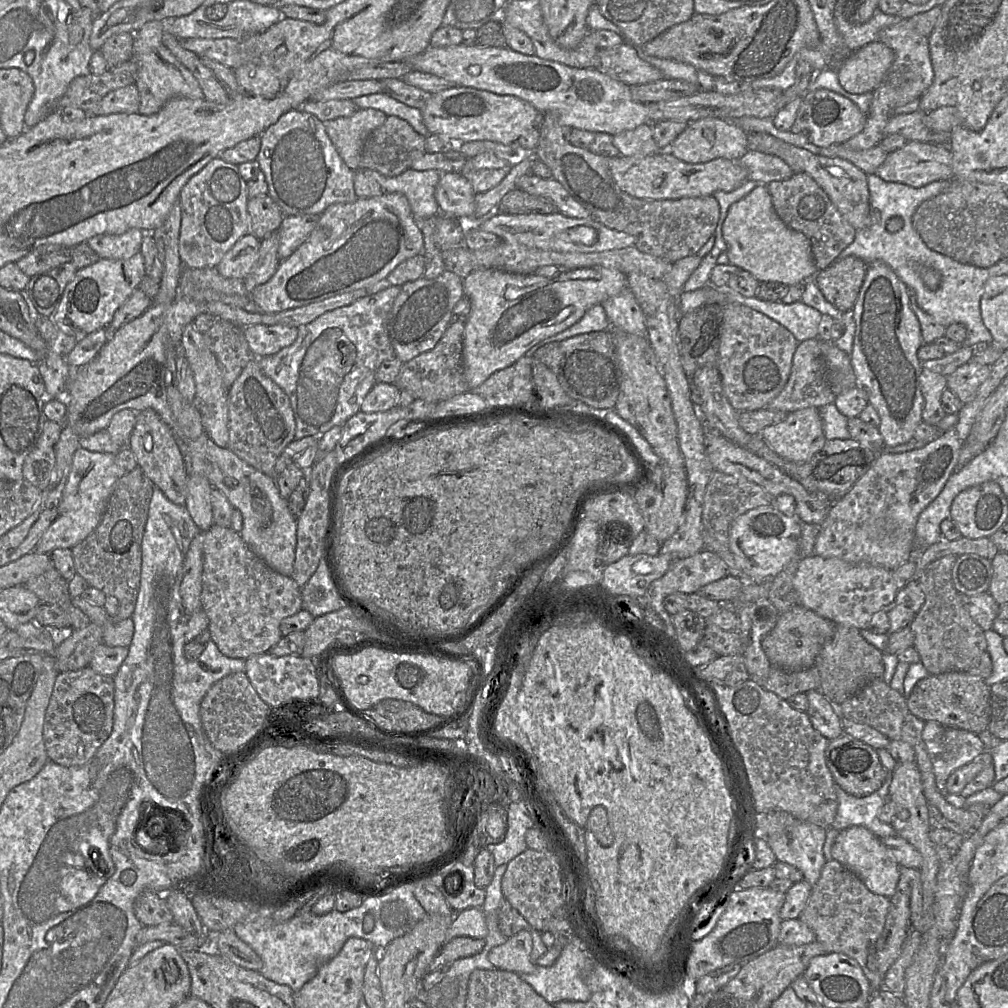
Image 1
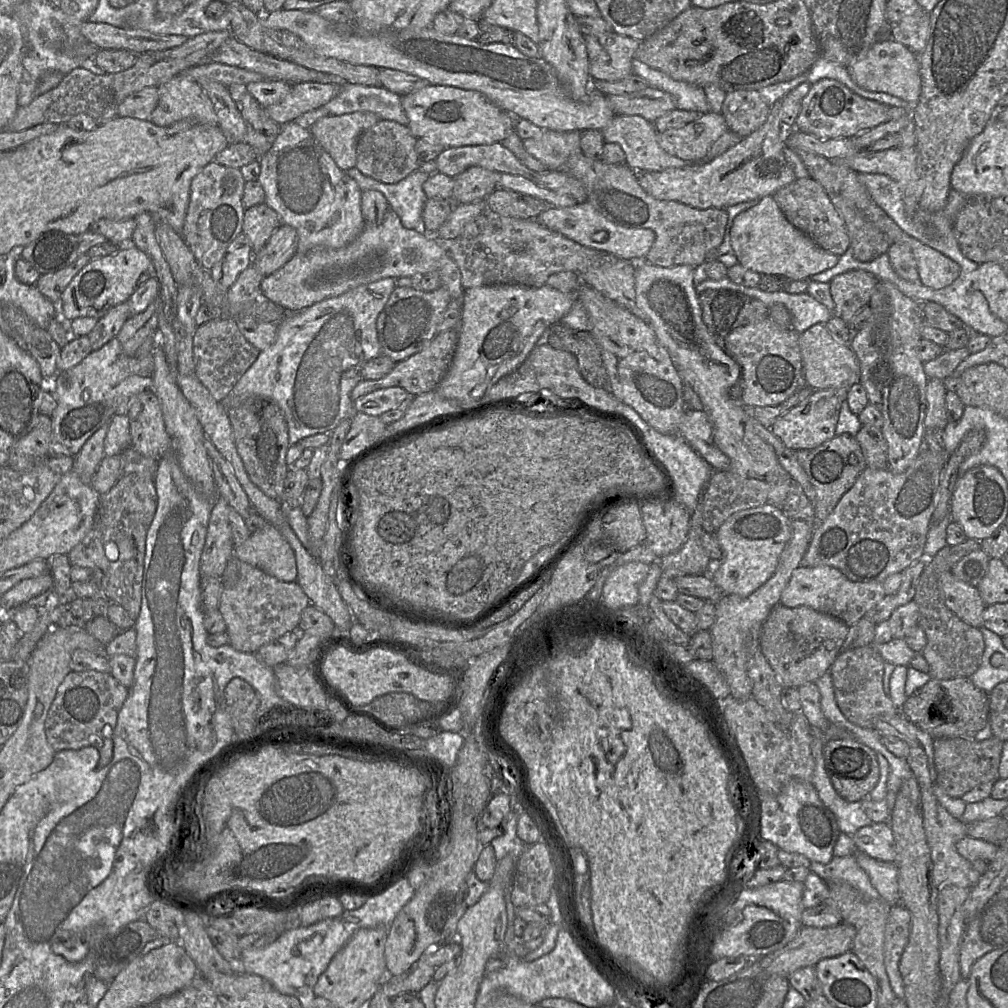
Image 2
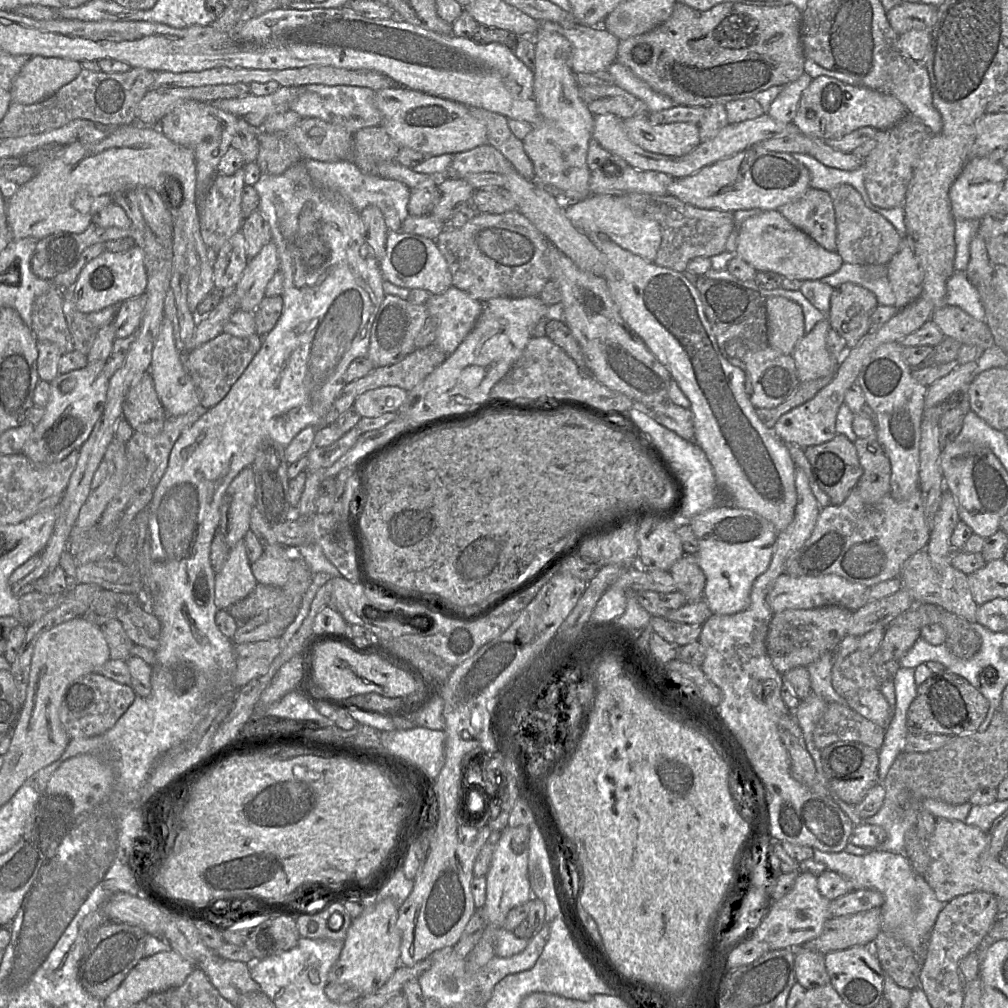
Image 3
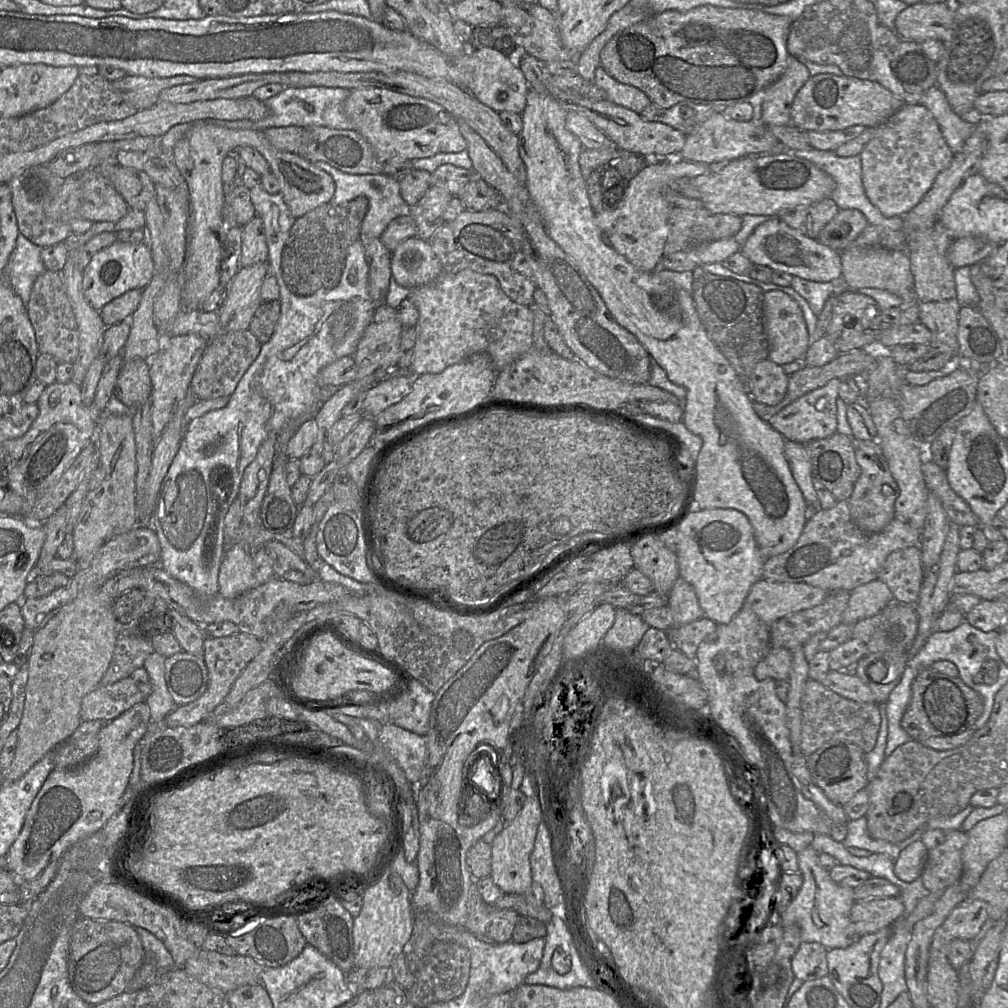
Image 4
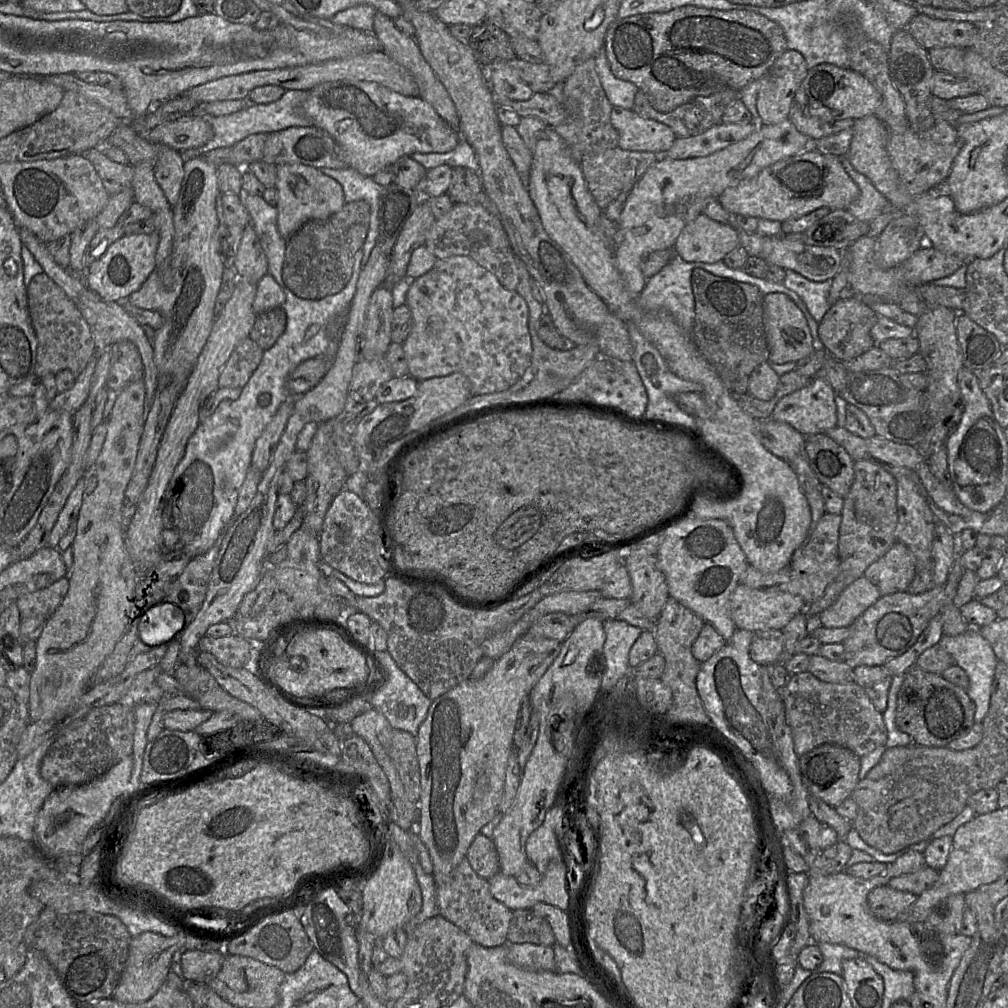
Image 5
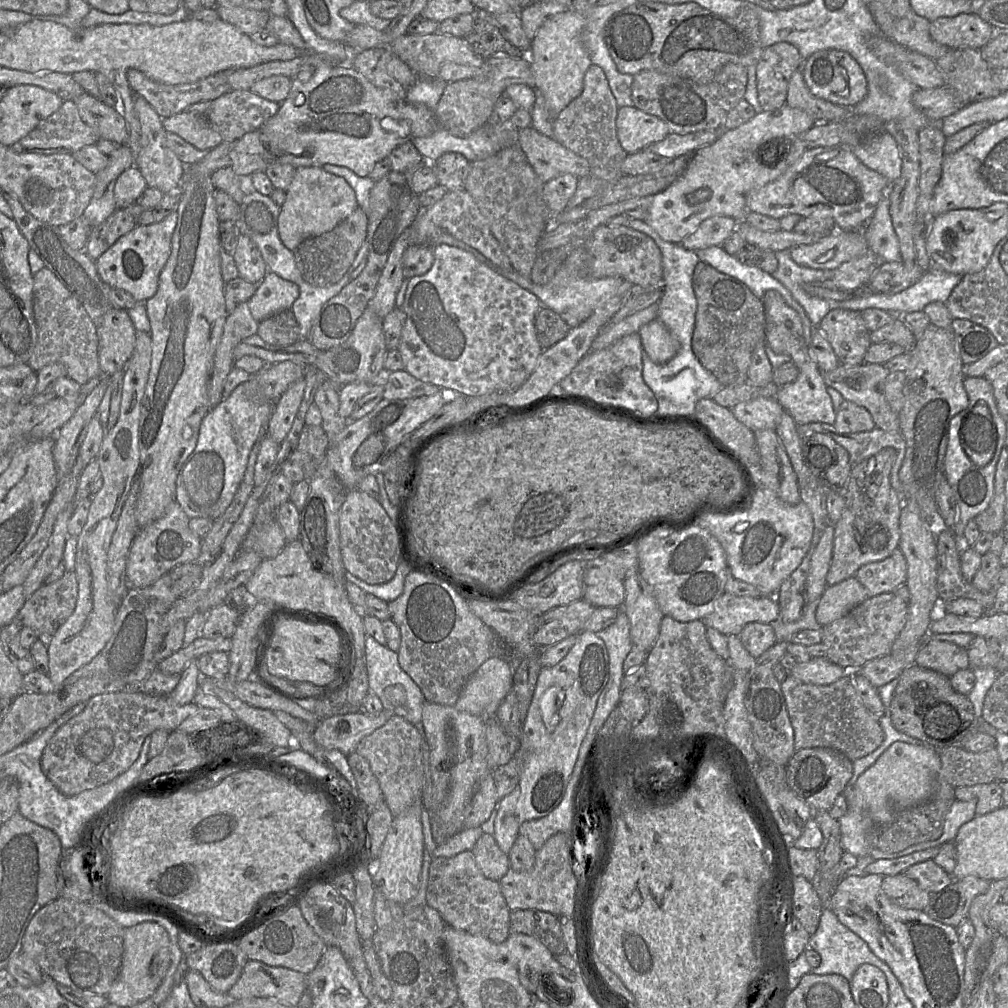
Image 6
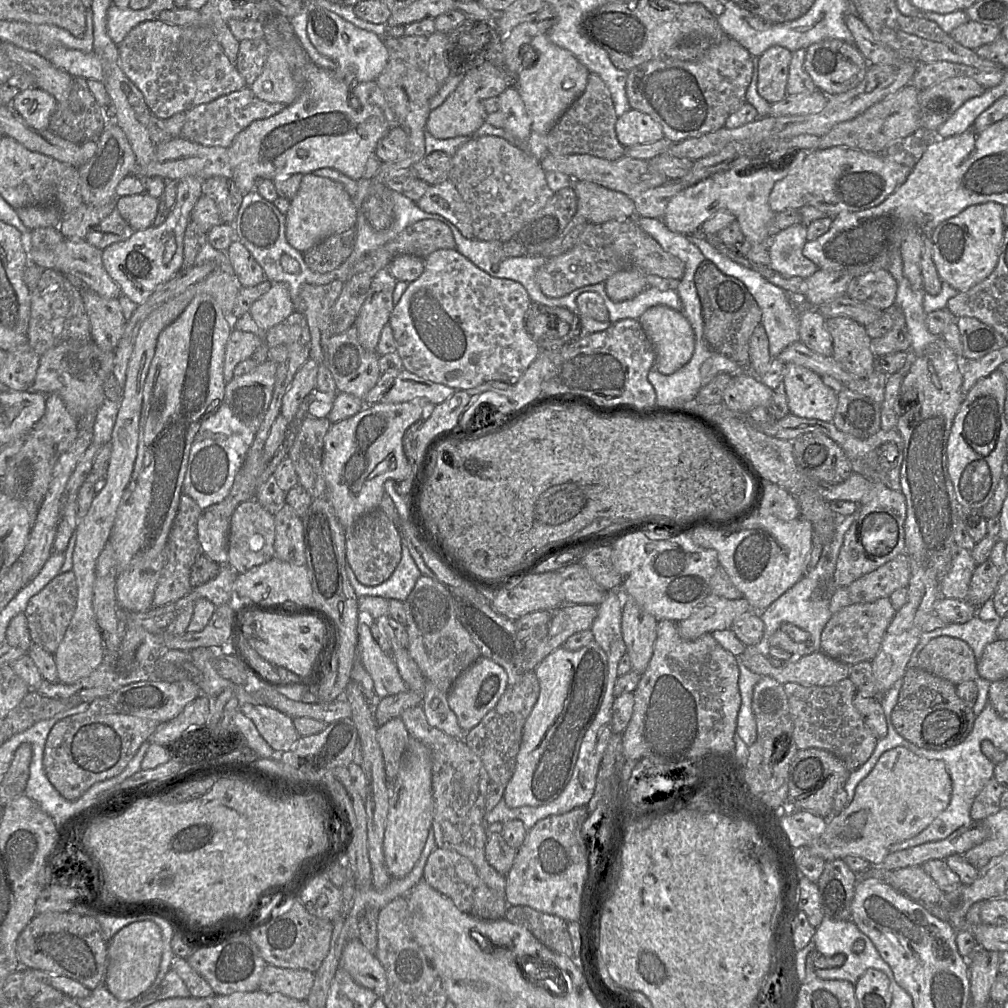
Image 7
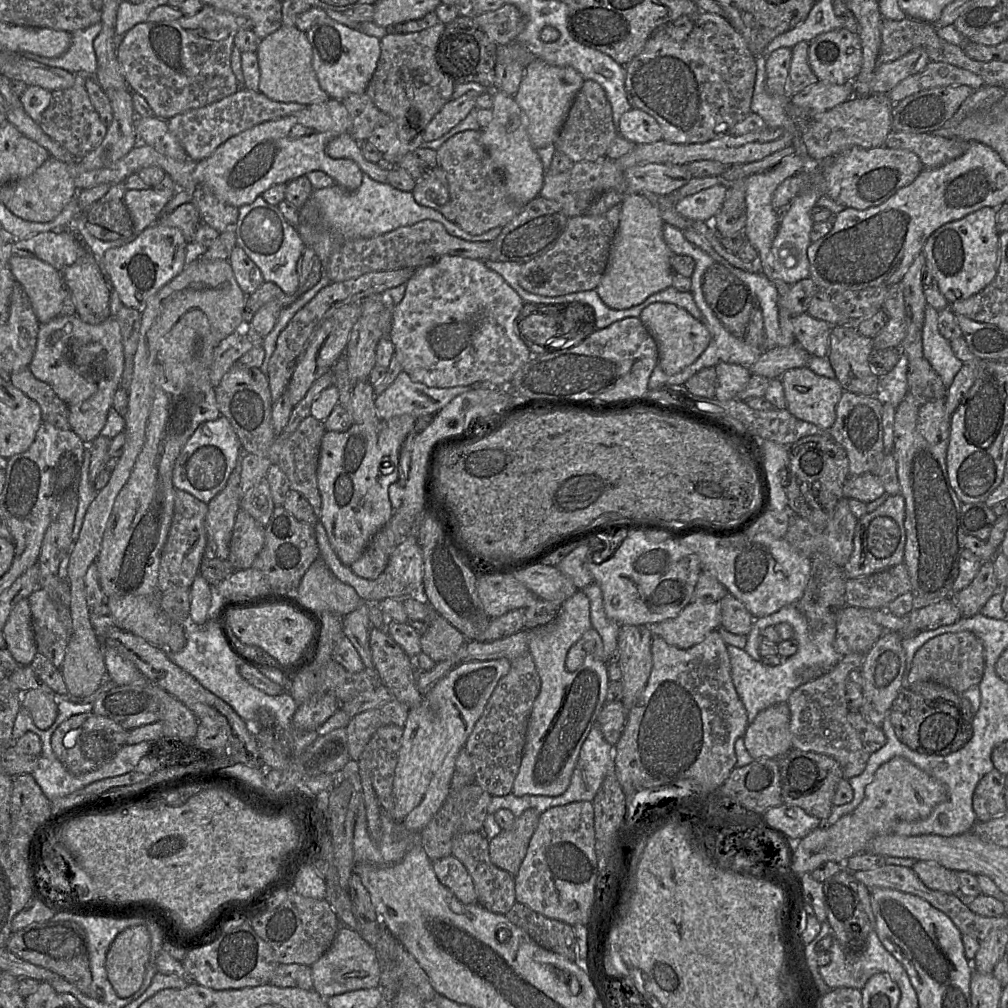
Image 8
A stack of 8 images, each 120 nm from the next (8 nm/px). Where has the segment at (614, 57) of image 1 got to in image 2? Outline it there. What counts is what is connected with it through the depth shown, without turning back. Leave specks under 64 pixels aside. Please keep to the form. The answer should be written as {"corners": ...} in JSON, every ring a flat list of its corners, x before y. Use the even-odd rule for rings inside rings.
{"corners":[[614,32,586,35,584,40,593,80,616,82,635,75,632,60,640,43,638,40]]}

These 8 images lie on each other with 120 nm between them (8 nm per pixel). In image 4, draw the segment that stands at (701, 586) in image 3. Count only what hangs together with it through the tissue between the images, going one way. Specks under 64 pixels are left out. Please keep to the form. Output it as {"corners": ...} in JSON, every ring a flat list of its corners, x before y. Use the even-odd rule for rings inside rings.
{"corners":[[680,577,667,595,667,607,672,614,672,627,682,626,704,617,694,588]]}

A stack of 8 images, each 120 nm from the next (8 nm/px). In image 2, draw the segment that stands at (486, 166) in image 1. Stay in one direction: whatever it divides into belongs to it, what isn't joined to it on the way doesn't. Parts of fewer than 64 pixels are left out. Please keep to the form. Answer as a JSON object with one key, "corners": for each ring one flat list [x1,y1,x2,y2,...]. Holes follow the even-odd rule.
{"corners":[[472,166,455,176,452,202,472,203,485,198,498,187,501,173]]}

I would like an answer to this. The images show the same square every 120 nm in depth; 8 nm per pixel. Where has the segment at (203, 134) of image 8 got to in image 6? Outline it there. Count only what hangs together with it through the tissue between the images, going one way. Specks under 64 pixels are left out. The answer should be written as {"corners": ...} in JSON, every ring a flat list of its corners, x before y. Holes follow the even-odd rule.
{"corners":[[230,90,211,101,206,118,220,133,223,142,233,142,245,134,258,131,263,124,280,109,280,104,266,100,250,90]]}

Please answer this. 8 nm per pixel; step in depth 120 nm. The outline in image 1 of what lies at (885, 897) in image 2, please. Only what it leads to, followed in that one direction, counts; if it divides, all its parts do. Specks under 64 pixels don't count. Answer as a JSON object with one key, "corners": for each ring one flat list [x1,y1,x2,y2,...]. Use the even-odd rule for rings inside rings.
{"corners":[[850,826,839,832,831,848,833,860,853,872,873,893,887,898,893,896,898,880,899,865,887,852,880,839,863,826]]}

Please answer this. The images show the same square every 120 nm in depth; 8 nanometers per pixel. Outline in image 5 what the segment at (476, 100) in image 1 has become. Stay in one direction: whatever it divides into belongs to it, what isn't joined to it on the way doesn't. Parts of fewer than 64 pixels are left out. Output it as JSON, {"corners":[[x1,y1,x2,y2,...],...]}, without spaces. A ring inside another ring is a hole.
{"corners":[[338,80,321,83,311,90,302,105,302,112,313,125,328,132,340,147,340,157,348,168,364,176,373,176,385,166,413,153,446,153,460,141,460,134,446,123,422,97,405,96,375,82]]}

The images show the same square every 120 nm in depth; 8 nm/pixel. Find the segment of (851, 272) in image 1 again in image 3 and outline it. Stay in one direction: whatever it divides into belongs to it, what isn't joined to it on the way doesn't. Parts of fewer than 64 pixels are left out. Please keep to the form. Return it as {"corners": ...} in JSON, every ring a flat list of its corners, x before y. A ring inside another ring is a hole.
{"corners":[[846,282,834,288,827,319,830,328,845,340,848,350,873,330,871,316,878,305,877,297,858,284]]}

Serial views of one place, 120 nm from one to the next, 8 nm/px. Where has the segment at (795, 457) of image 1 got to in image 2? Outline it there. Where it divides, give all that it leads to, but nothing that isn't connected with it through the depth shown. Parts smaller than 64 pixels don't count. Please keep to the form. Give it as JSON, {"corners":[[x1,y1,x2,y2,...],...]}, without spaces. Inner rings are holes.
{"corners":[[847,388,814,390,806,400,792,408,772,424,770,427,772,433,787,448,793,451,813,449,831,440,836,436,835,428,839,418,840,408,847,398,848,390]]}

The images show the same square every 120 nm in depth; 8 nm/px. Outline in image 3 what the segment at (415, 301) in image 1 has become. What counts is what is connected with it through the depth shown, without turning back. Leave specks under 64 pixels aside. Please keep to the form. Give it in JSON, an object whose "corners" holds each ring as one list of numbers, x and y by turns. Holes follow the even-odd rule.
{"corners":[[385,295,375,316,367,355,375,368,400,362,415,348,415,338,429,317,425,304,413,304,396,295]]}

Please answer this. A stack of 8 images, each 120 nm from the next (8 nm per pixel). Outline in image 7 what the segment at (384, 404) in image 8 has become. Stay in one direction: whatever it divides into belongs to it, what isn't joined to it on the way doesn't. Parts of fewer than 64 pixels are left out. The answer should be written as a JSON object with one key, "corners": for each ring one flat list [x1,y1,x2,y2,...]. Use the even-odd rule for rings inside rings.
{"corners":[[402,369,380,402,402,403,413,399,423,399,430,406,435,406,443,403,455,391,453,388,418,377]]}

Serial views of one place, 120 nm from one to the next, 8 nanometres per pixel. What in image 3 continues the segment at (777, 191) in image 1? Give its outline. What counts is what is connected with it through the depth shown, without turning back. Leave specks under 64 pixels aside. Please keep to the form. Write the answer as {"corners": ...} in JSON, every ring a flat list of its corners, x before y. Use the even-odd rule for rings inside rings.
{"corners":[[810,187,801,198,778,211,827,251,837,251,835,209,828,192]]}

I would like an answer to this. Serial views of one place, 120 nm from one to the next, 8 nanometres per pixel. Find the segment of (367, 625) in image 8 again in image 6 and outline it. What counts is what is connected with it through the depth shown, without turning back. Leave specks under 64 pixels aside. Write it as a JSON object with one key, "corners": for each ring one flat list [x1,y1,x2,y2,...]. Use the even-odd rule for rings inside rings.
{"corners":[[367,634,365,650,369,691,380,699,383,709,404,718,412,725,420,724,425,699,419,687,400,667,397,652,379,644,372,636]]}

